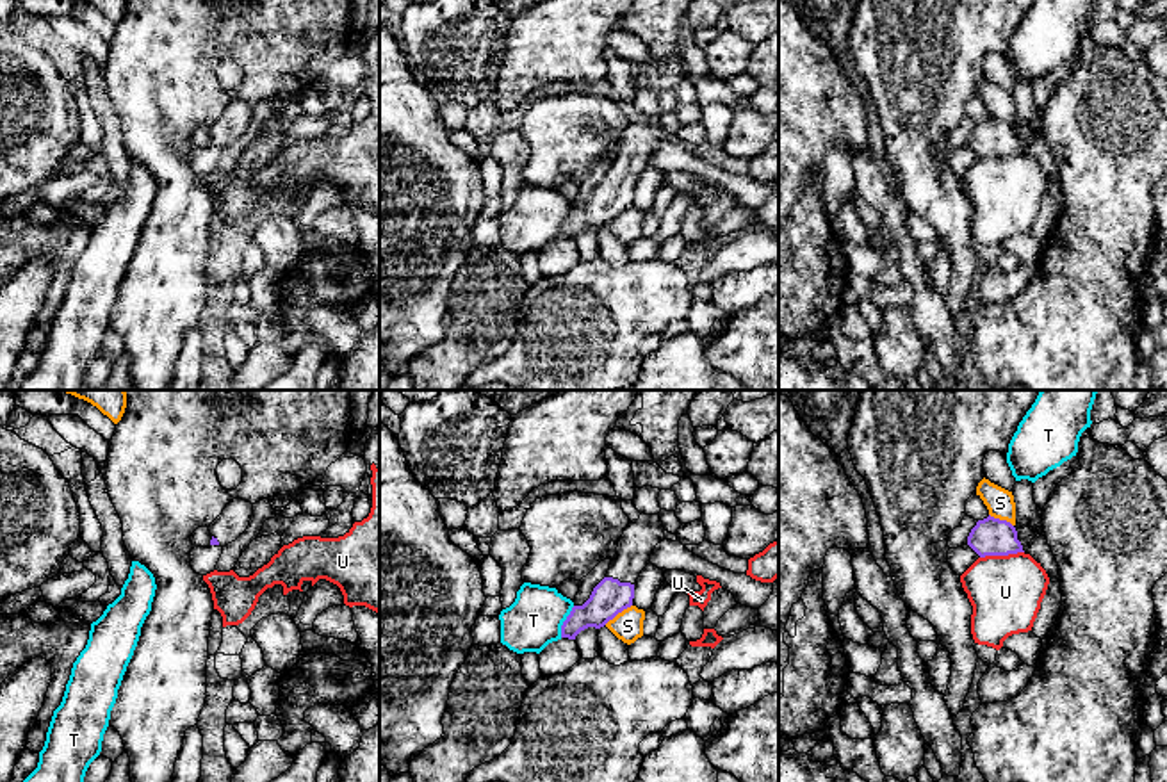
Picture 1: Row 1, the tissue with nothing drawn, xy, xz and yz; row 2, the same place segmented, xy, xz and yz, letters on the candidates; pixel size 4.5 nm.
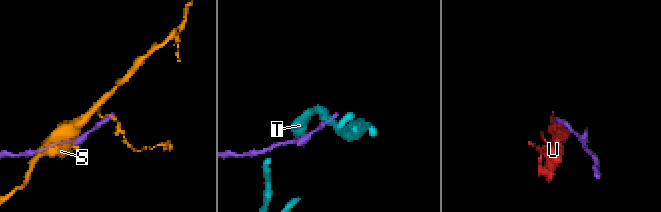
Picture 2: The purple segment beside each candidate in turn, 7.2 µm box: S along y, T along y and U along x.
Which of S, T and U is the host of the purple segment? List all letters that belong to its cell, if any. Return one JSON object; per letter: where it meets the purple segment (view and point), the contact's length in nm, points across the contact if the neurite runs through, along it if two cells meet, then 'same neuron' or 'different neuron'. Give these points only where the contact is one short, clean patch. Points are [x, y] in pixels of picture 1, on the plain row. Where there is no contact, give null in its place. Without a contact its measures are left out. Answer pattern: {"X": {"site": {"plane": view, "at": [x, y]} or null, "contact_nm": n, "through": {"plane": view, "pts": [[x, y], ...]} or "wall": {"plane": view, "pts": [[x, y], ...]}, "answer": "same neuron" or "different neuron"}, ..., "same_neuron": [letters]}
{"S": {"site": {"plane": "xz", "at": [617, 214]}, "contact_nm": 160, "answer": "different neuron"}, "T": {"site": {"plane": "xz", "at": [563, 223]}, "contact_nm": 160, "wall": {"plane": "xz", "pts": [[574, 207], [562, 227], [560, 237]]}, "answer": "different neuron"}, "U": {"site": {"plane": "yz", "at": [1002, 155]}, "contact_nm": 200, "answer": "different neuron"}, "same_neuron": []}

